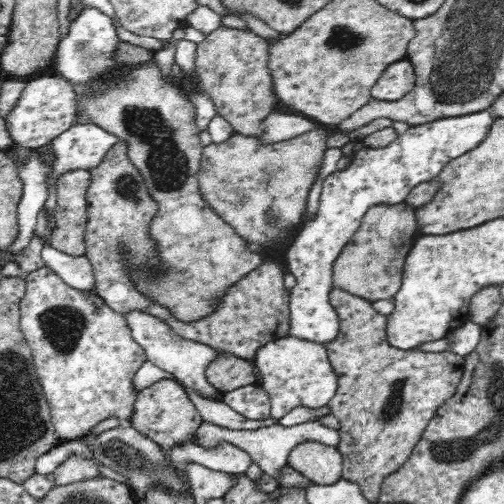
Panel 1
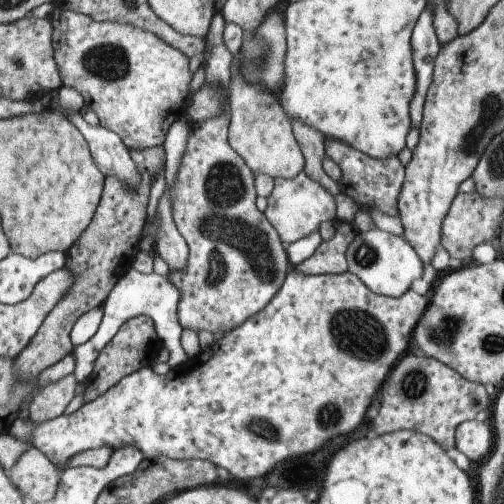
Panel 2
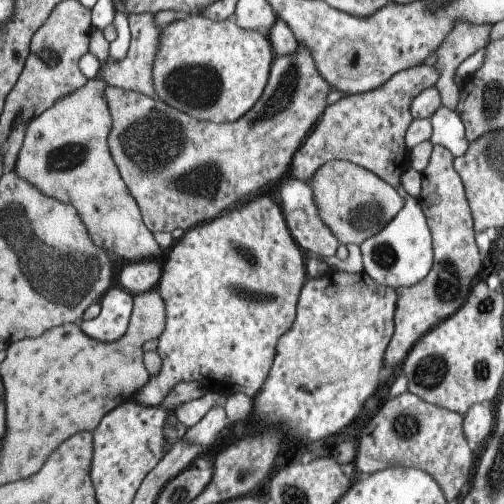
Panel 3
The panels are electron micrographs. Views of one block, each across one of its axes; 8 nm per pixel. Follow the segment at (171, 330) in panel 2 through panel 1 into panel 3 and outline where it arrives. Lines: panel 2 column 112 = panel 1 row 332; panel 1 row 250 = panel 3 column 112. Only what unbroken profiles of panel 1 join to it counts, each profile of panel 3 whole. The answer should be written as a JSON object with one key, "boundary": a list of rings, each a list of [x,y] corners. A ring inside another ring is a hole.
{"boundary":[[[111,286],[99,300],[99,308],[99,316],[95,316],[93,320],[83,320],[79,324],[79,330],[85,336],[103,344],[119,340],[129,326],[129,318],[133,312],[133,296],[121,288]]]}

